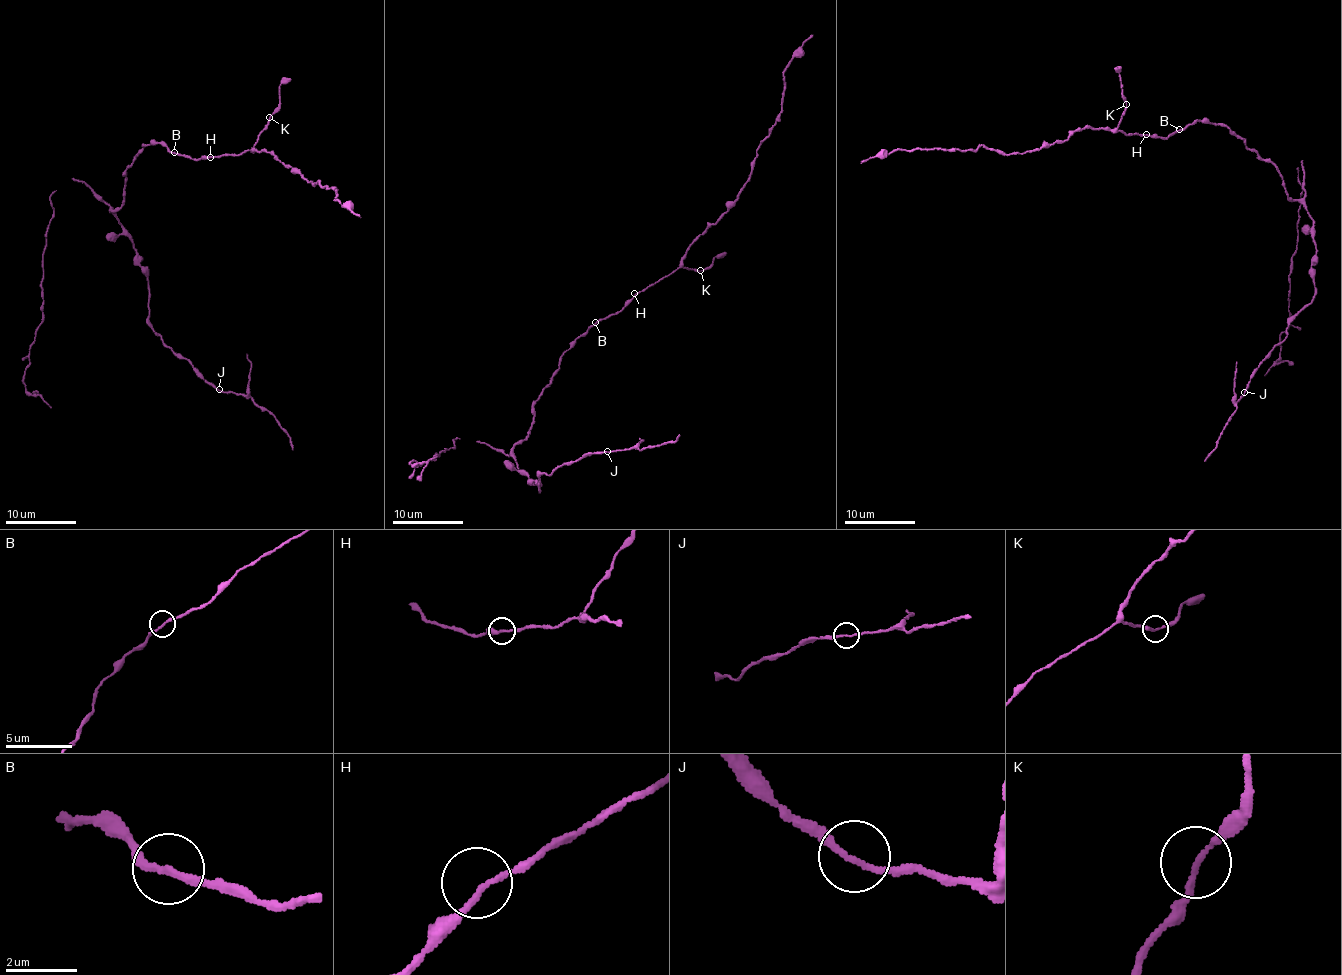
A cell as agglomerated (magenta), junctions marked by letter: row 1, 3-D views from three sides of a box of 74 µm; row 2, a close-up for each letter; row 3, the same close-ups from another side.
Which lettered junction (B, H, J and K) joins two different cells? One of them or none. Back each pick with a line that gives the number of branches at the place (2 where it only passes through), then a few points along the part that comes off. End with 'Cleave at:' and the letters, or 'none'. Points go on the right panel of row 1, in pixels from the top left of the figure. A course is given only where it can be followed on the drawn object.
Cleave at: none

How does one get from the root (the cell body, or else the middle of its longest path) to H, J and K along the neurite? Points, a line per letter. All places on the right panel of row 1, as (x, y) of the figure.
H: (1230, 130), (1223, 125), (1198, 120), (1169, 137), (1155, 138), (1146, 134)
J: (1230, 130), (1276, 167), (1287, 196), (1300, 201), (1313, 223), (1316, 244), (1314, 299), (1243, 392)
K: (1230, 130), (1223, 125), (1198, 120), (1166, 138), (1143, 136), (1137, 132), (1129, 135), (1117, 127), (1126, 104)

